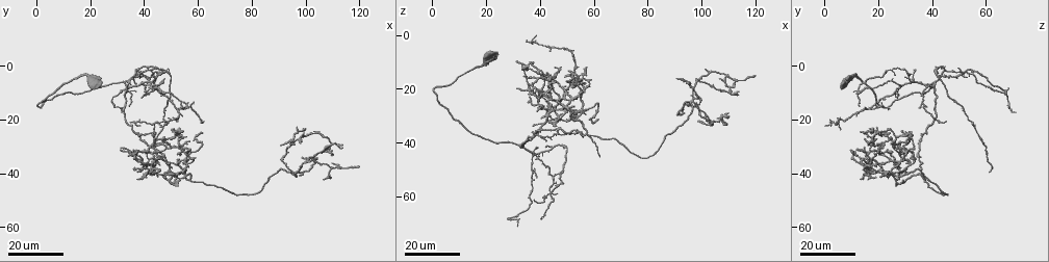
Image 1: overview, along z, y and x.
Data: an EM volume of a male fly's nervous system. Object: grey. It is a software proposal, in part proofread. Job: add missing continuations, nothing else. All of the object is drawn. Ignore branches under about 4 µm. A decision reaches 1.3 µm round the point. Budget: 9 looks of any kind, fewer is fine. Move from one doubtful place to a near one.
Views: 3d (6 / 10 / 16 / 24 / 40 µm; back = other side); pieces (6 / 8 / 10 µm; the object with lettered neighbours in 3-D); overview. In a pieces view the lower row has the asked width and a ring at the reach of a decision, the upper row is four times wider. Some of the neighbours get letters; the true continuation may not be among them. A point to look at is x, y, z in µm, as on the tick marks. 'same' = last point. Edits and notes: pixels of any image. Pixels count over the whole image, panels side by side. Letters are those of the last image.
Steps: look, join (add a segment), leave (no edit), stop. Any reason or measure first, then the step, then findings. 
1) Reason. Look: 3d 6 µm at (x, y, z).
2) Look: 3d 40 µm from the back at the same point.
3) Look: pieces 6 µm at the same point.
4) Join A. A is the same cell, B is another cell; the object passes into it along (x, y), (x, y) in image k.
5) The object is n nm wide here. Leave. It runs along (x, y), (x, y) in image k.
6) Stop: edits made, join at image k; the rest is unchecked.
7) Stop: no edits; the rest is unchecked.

Free end. Look: 3d 16 µm at (98, 34, 33).

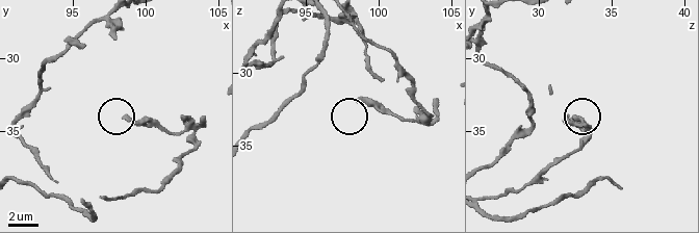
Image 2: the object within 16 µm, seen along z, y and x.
See the neighbours. Look: pieces 6 µm at (98.6, 34.0, 32.0).

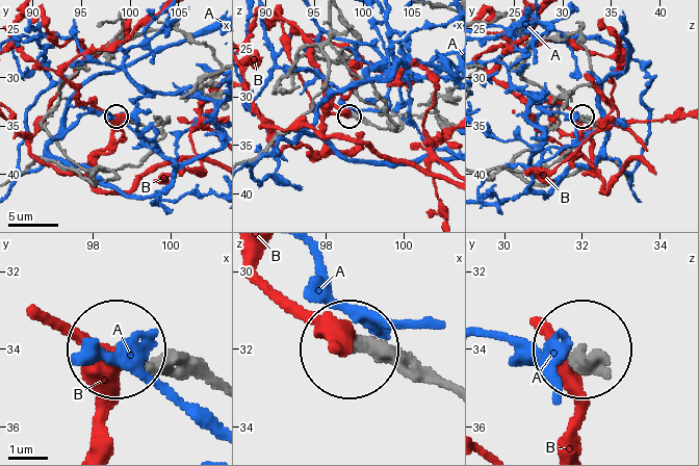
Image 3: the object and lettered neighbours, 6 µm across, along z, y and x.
Leave. A and B are other cells; it runs along (442, 386), (356, 348) in image 3; none of them fits.

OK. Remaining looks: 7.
An open end. Look: 3d 16 µm at (39, 38, 27).

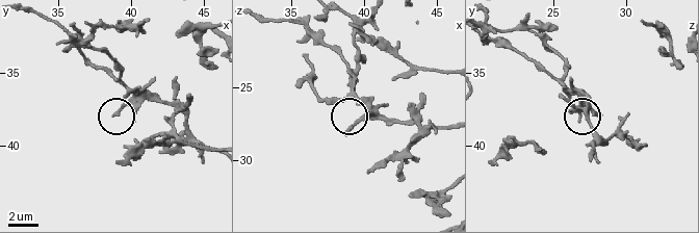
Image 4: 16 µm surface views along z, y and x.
See the neighbours. Look: pieces 10 µm at (38.8, 37.8, 28.2).

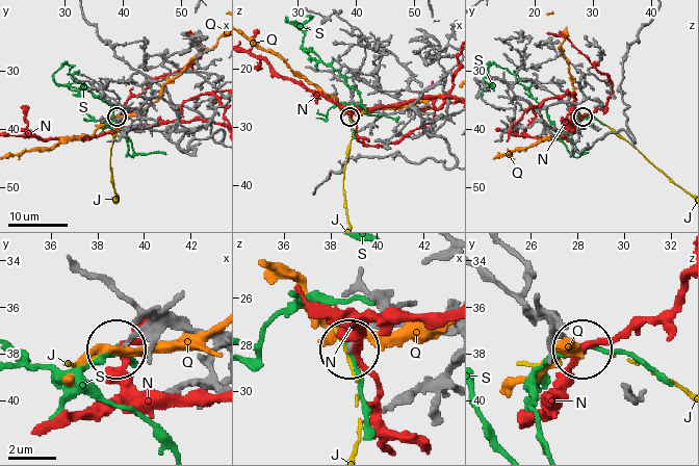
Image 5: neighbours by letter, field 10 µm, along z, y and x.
The object is 230 nm wide here. Leave. J, N, Q and S are other cells; no lettered segment goes on from it.

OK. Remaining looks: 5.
Branch stops here. Look: 3d 16 µm at (39, 42, 21).

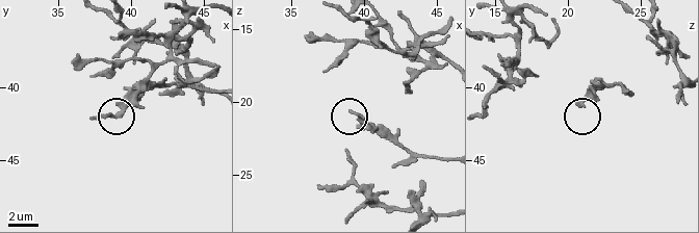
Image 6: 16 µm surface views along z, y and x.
Look: 3d 6 µm at (39.2, 41.2, 20.6).

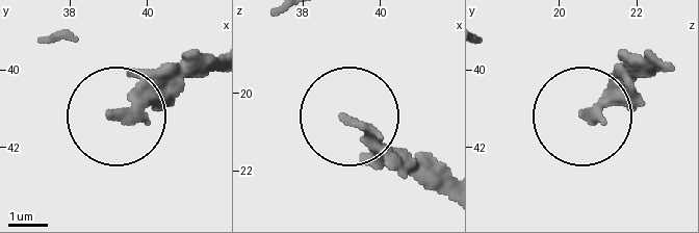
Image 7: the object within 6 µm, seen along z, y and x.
Look: pieces 6 µm at (39.20, 41.15, 20.70).

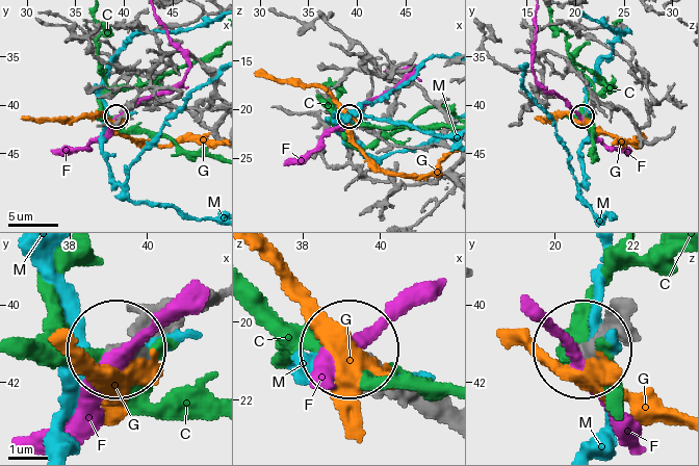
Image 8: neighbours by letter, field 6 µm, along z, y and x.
Leave. C, F, G and M are other cells; it runs along (633, 305), (587, 348) in image 8; no lettered segment goes on from it.

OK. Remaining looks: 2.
Long arm stops here. Look: 3d 24 µm at (61, 24, 31).

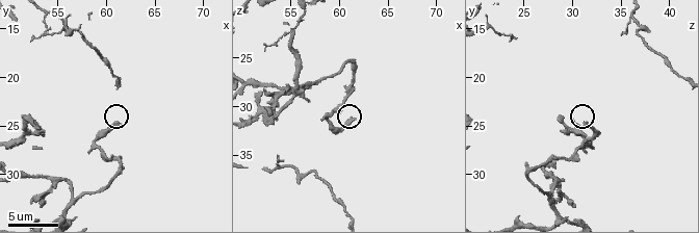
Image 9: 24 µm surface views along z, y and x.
What lies round it. Look: pieces 6 µm at (61.4, 25.0, 31.6).

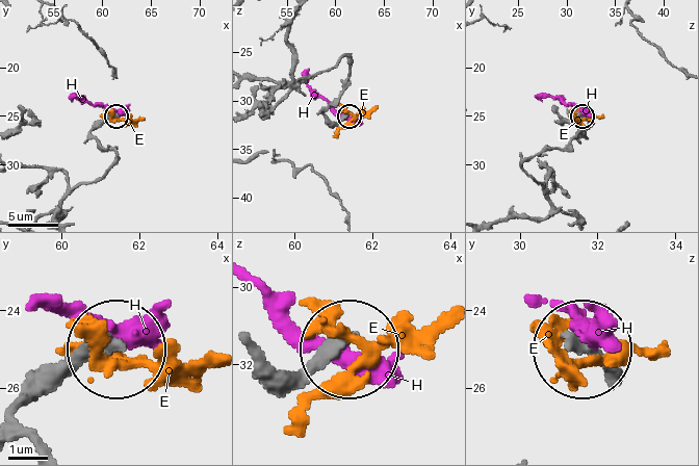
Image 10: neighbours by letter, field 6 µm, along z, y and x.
The object is 310 nm wide here. Leave. E and H are other cells; it runs along (266, 355), (295, 374), (342, 348) in image 10; none of them fits.

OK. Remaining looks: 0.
Stop: no edits; the rest is unchecked.

